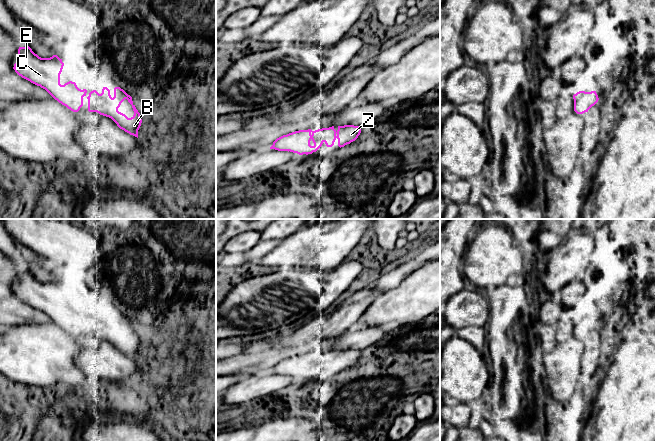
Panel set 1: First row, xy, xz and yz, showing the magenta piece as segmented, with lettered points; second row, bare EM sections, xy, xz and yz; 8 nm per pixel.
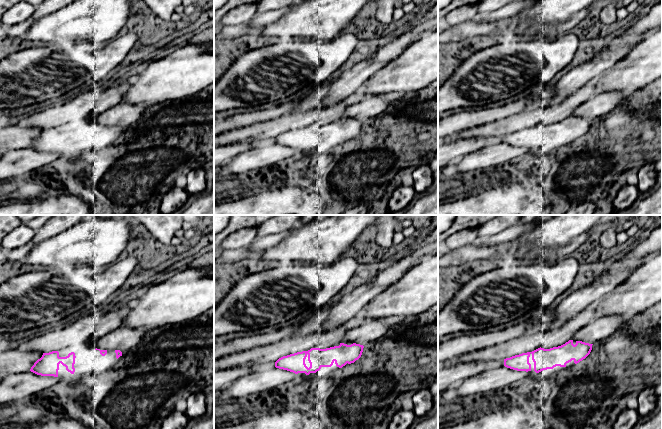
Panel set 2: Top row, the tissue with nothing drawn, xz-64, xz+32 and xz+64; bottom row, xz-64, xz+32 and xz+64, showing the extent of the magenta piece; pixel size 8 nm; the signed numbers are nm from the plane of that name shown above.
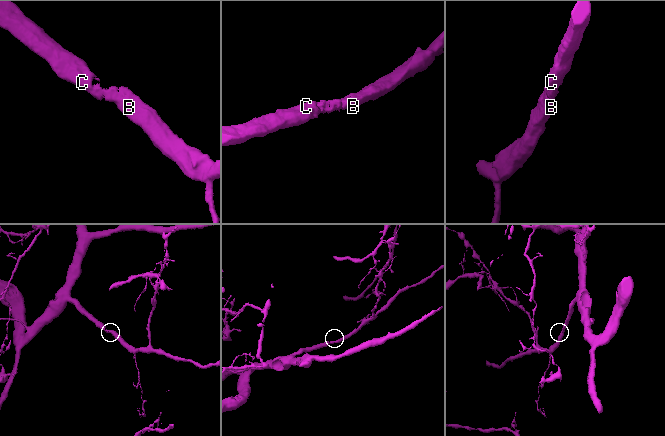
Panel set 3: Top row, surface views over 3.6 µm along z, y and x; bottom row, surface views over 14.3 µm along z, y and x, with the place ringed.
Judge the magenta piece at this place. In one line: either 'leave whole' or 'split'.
leave whole

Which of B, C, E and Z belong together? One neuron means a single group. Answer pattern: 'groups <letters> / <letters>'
groups B C E Z

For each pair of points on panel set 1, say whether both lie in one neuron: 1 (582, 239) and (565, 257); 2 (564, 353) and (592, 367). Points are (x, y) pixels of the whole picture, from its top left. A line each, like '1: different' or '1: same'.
1: same
2: different

